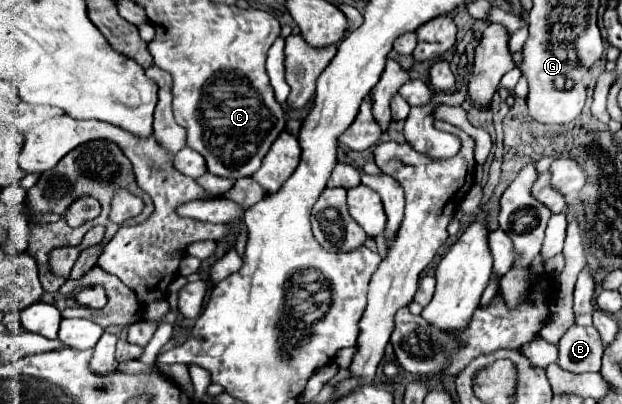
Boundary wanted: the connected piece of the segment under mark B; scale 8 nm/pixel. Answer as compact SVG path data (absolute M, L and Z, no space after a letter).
M570 326L558 342L558 366L568 372L600 372L604 344L594 326Z

